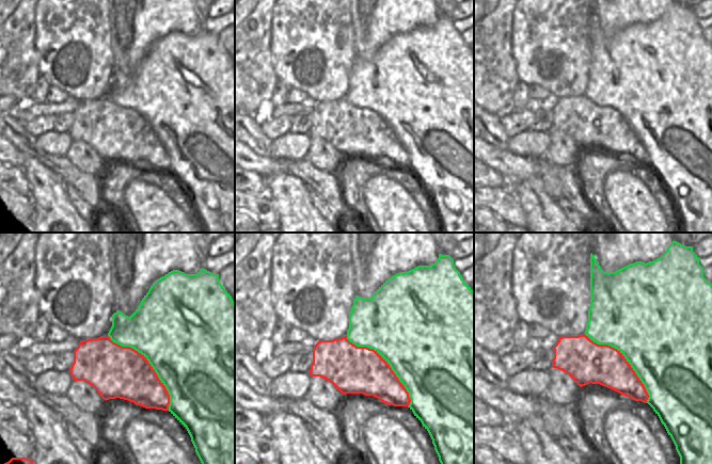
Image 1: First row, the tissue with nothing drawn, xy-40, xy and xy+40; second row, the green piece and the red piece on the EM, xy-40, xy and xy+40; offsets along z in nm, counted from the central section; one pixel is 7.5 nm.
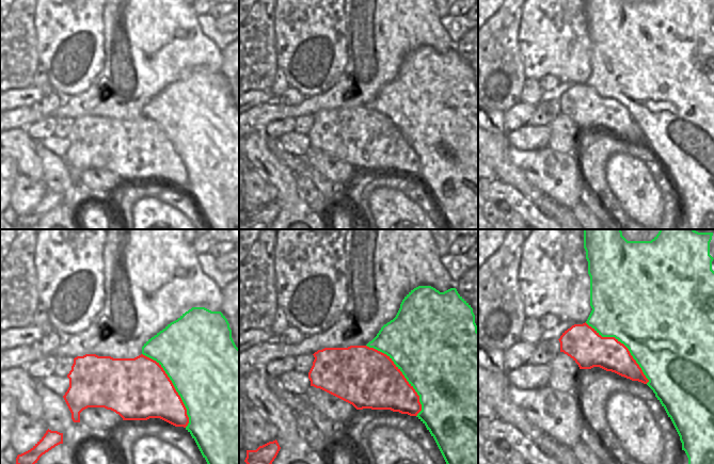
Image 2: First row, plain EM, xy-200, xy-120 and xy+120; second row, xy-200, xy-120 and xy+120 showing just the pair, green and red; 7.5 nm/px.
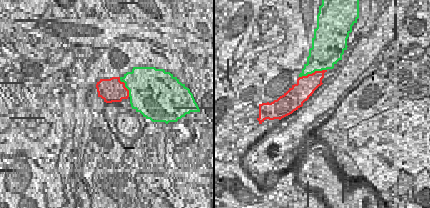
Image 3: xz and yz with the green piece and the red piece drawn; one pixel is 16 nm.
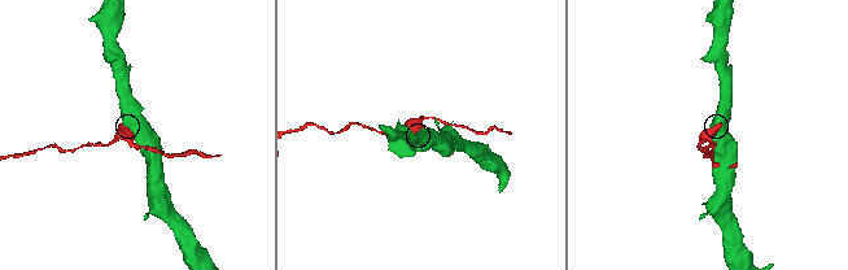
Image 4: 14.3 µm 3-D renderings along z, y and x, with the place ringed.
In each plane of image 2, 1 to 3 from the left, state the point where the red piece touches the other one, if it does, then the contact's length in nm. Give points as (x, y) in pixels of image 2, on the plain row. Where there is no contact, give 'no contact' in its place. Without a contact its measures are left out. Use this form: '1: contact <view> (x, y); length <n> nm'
1: contact xy-200 (174, 147); length 650 nm
2: contact xy-120 (403, 136); length 650 nm
3: contact xy+120 (623, 105); length 650 nm

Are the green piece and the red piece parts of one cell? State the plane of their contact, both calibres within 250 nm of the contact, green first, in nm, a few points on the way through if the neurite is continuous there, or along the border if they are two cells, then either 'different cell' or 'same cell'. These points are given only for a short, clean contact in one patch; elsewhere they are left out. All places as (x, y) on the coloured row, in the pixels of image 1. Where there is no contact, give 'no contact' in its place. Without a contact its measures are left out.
meets green in xy-40; 500 nm thick on the green side, 380 nm on the other; different cell

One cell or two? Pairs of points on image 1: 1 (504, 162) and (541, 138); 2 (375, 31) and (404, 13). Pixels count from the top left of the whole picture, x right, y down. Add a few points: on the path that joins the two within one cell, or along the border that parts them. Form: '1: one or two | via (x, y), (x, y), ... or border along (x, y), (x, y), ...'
1: two | border along (508, 150), (527, 158), (540, 158)
2: one | via (382, 24), (393, 13), (396, 13)

